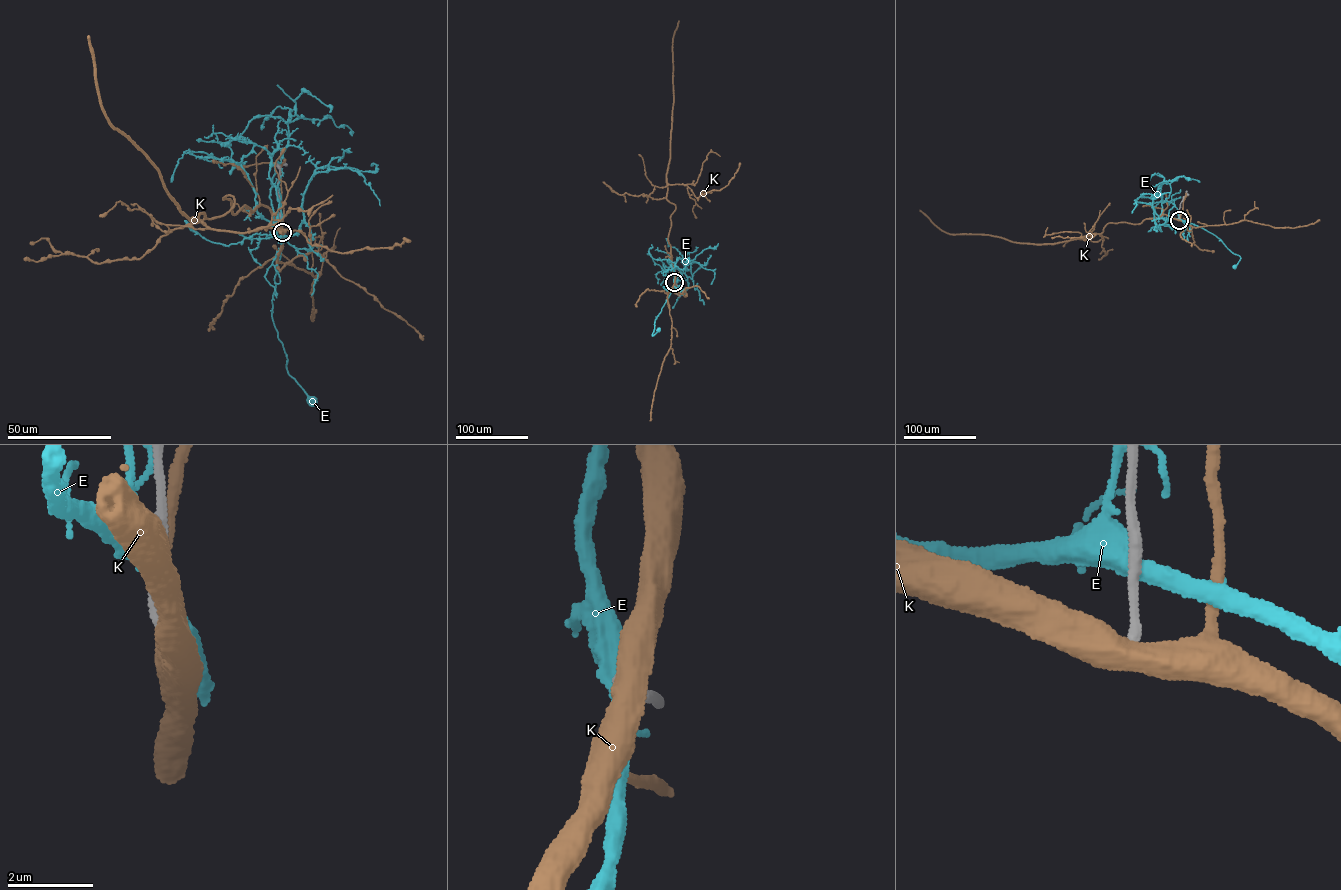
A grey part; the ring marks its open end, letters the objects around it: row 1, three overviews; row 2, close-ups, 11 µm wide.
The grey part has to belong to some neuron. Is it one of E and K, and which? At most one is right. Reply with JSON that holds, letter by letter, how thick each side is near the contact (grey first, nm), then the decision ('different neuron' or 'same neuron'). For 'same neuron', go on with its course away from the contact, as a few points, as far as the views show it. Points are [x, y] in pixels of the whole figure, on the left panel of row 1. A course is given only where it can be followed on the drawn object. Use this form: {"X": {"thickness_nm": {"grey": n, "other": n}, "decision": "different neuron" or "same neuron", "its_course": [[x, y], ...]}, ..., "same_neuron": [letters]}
{"E": {"thickness_nm": {"grey": 240, "other": 460}, "decision": "different neuron"}, "K": {"thickness_nm": {"grey": 200, "other": 550}, "decision": "different neuron"}, "same_neuron": []}

